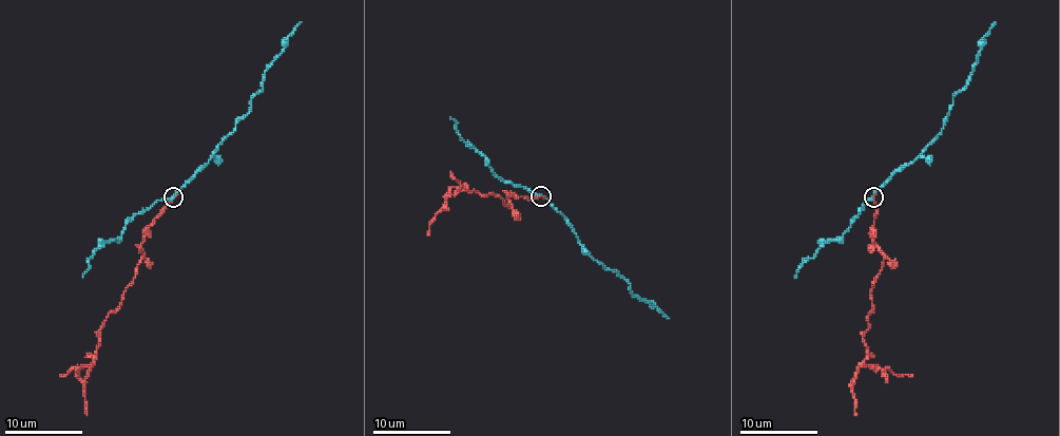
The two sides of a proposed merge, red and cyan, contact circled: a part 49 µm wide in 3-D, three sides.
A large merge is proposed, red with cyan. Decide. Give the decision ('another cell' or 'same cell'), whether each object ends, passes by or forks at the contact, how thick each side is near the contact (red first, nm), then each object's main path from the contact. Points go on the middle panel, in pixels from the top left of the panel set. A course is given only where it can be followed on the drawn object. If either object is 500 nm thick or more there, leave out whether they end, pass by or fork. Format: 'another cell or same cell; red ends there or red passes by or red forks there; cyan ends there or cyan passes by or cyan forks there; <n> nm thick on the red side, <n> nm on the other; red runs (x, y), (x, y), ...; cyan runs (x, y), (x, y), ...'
another cell; red ends there; cyan passes by; 190 nm thick on the red side, 180 nm on the other; red runs (541, 196), (511, 196), (506, 206), (490, 192), (450, 189), (446, 204), (429, 224), (427, 235); cyan runs (541, 196), (566, 220), (580, 245), (601, 264), (617, 271), (630, 285), (634, 295), (652, 303), (669, 318)

